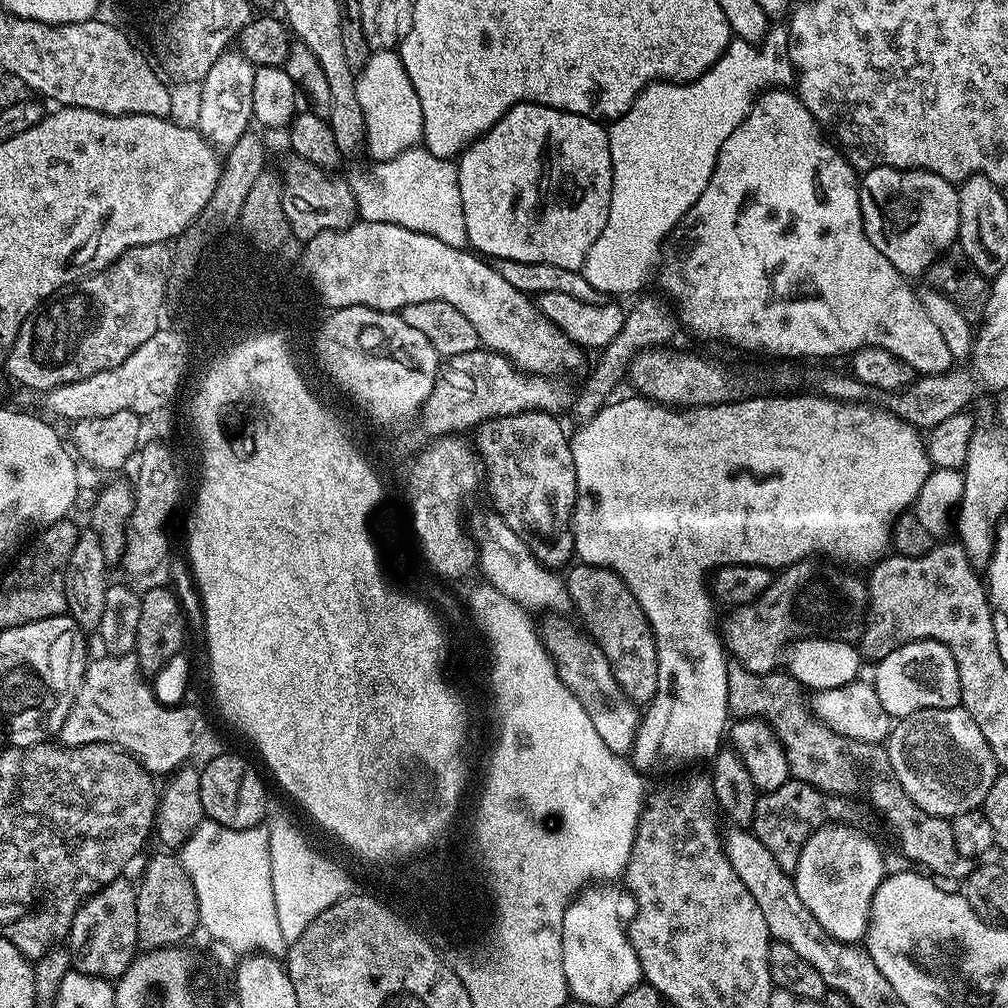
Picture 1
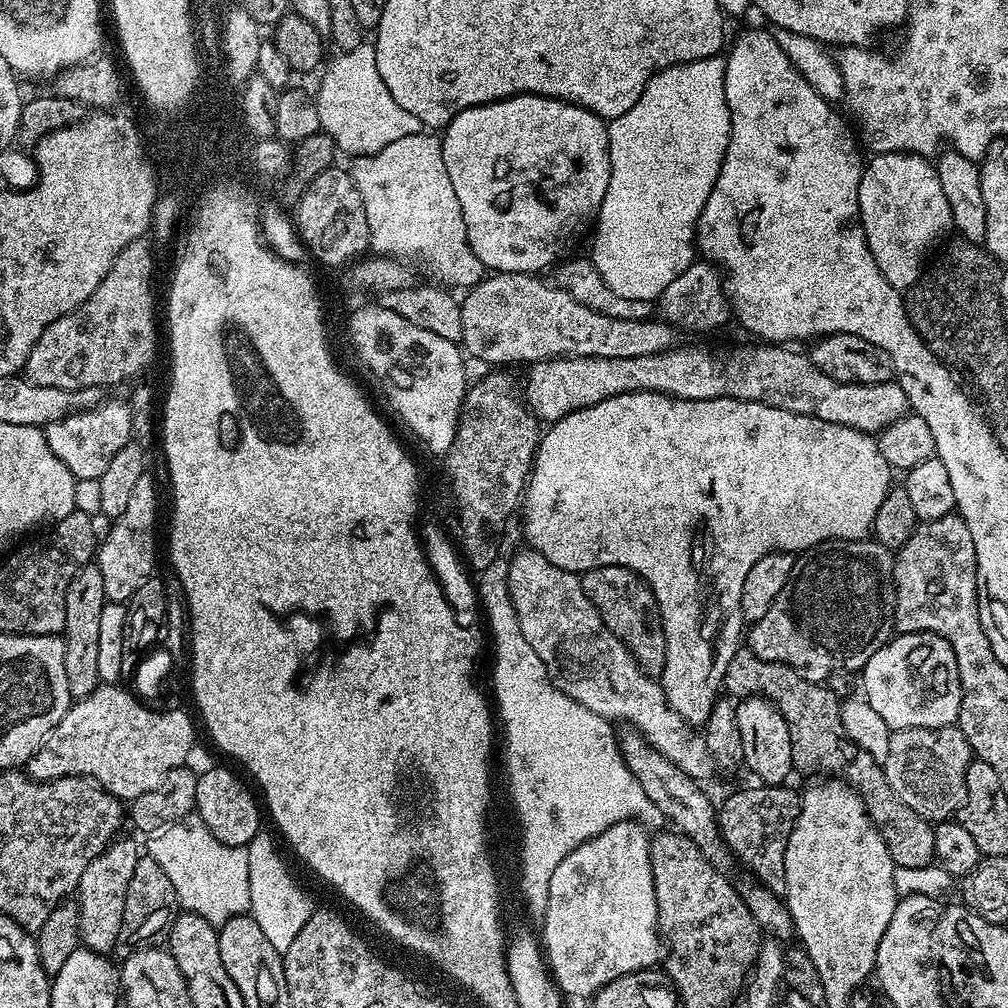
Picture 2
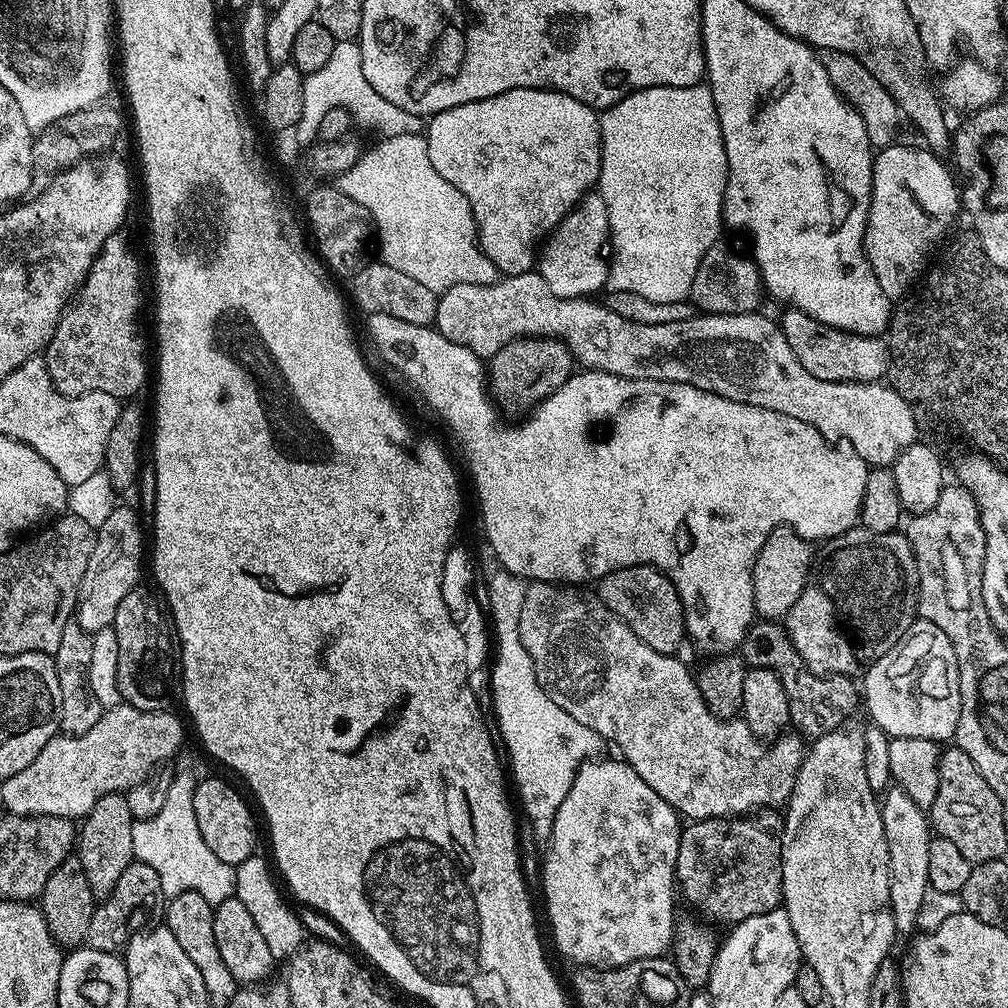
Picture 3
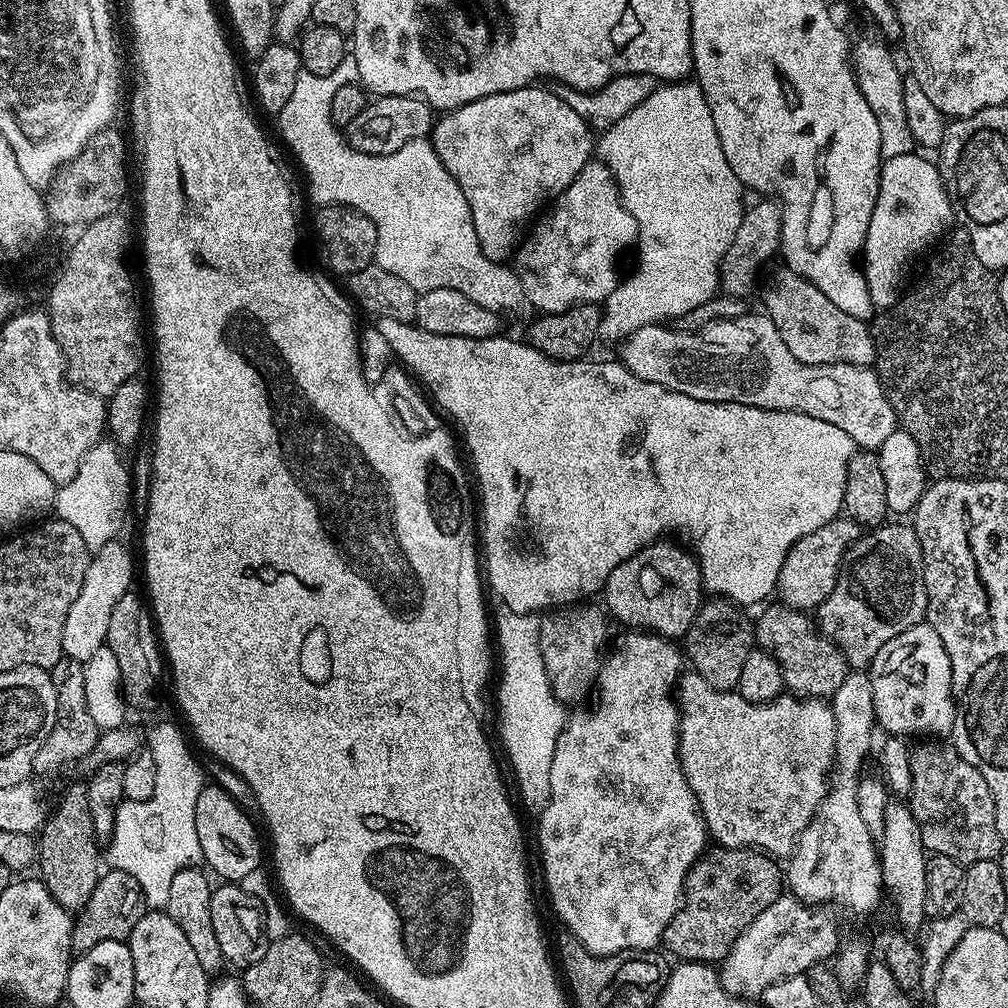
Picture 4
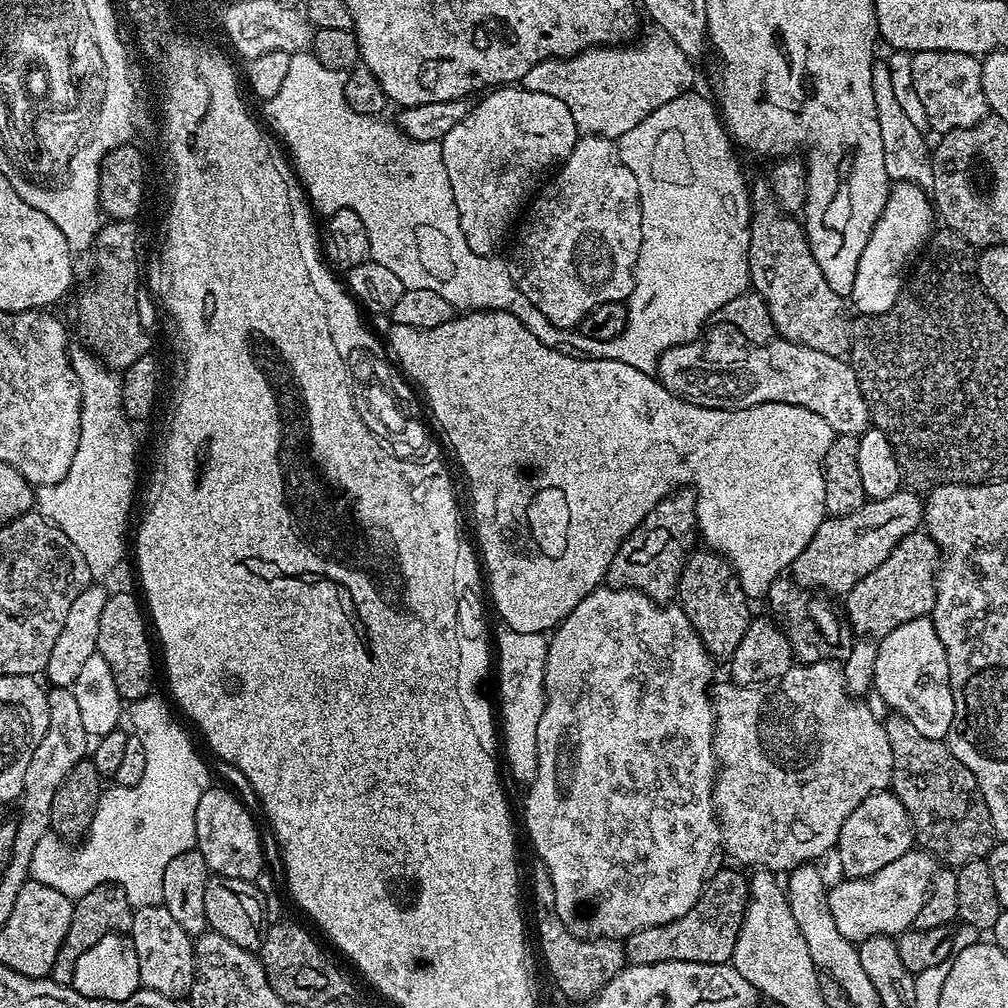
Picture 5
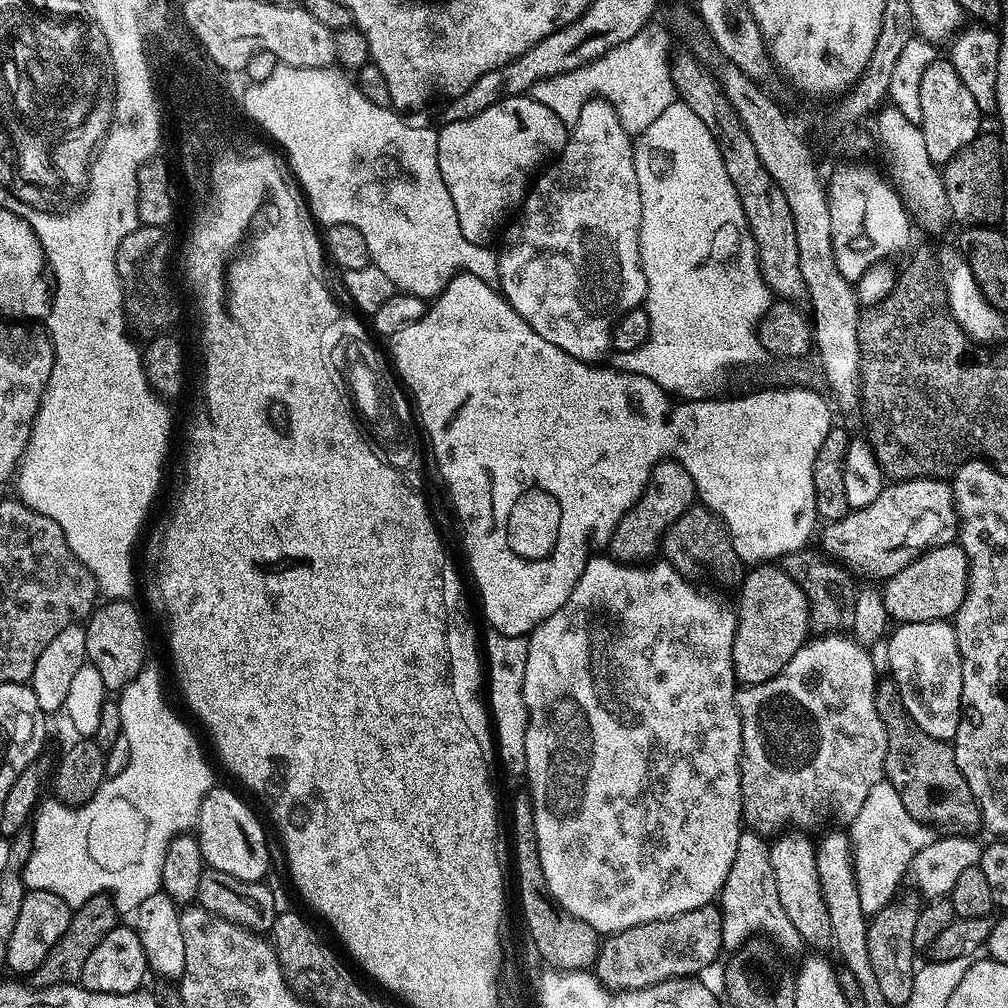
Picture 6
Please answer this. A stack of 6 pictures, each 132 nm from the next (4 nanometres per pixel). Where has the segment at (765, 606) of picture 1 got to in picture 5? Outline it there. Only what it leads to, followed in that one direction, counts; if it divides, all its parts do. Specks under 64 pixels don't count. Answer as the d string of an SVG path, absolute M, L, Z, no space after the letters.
M917 530L902 538L890 552L890 558L886 558L878 570L866 574L866 578L858 581L843 597L851 631L879 638L890 634L890 630L898 630L898 626L906 622L925 619L936 601L936 573L940 571L941 559L940 547L929 538L927 531Z

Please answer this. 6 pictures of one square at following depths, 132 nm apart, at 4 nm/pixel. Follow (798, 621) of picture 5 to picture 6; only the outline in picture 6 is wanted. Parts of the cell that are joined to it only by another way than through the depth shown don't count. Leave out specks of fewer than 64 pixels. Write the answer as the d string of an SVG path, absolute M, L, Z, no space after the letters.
M809 546L800 549L799 552L791 552L780 557L778 561L780 569L786 574L790 574L790 578L794 578L794 582L798 582L802 586L810 606L812 628L817 633L847 633L854 622L854 610L852 609L854 592L853 589L850 590L844 585L848 576L850 577L849 569L829 558L823 551L815 552L814 548Z

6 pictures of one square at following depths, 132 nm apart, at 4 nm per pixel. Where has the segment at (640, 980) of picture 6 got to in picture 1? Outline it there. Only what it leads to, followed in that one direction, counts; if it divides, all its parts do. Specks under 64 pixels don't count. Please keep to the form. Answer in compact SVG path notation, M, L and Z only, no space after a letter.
M789 778L778 790L757 795L754 818L750 825L753 836L774 854L774 862L782 866L786 873L795 873L802 846L810 838L810 834L830 818L840 818L848 808L849 801L842 796L829 796L827 792L819 792L814 786L803 784L800 780Z

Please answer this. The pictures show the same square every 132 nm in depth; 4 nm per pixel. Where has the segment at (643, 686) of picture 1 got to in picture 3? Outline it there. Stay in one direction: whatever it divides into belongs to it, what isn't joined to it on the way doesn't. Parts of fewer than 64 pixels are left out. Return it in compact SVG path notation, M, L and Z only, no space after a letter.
M648 564L619 568L600 577L598 587L600 601L620 616L650 650L658 650L663 656L676 656L679 648L686 644L684 607L678 598L678 590L672 579L657 568Z

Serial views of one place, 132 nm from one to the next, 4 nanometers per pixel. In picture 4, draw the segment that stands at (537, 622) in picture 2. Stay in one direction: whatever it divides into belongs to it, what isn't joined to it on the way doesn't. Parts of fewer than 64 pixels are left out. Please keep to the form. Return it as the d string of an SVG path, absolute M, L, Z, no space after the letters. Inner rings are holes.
M561 606L549 611L540 622L542 662L552 693L561 702L580 700L587 692L589 695L593 691L605 651L604 639L608 636L609 621L603 611L600 613L596 608L584 607L588 606ZM688 670L681 675L678 681L678 707L681 711L678 735L680 738L680 769L684 771L686 782L696 799L696 806L700 815L704 817L704 823L708 835L717 845L726 848L754 848L761 852L767 852L773 858L787 857L791 853L795 843L800 839L802 831L816 808L824 800L830 787L830 773L834 768L834 749L836 738L834 735L834 717L831 703L820 698L801 698L791 694L781 694L774 700L768 700L765 704L751 704L746 698L740 696L739 691L719 692L706 678L702 678L694 670Z

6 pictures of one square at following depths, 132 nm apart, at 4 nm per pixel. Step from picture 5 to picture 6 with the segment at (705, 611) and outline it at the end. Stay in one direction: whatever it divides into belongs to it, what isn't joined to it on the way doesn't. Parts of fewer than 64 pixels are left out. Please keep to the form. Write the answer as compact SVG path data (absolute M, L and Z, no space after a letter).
M697 502L686 509L664 532L662 541L662 556L669 564L673 564L684 576L695 577L700 564L708 572L721 576L724 580L739 581L742 576L742 562L732 545L728 527L720 517Z

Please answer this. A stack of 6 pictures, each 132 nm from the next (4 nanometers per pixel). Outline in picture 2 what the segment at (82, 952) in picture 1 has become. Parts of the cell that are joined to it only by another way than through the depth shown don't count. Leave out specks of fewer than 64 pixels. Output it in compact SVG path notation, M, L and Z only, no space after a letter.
M113 839L108 847L102 850L82 870L82 878L78 882L74 899L80 908L80 943L91 952L108 954L115 949L118 930L122 930L122 909L126 906L126 890L130 886L130 878L134 874L134 866L138 866L141 853L136 852L136 844L132 840Z

